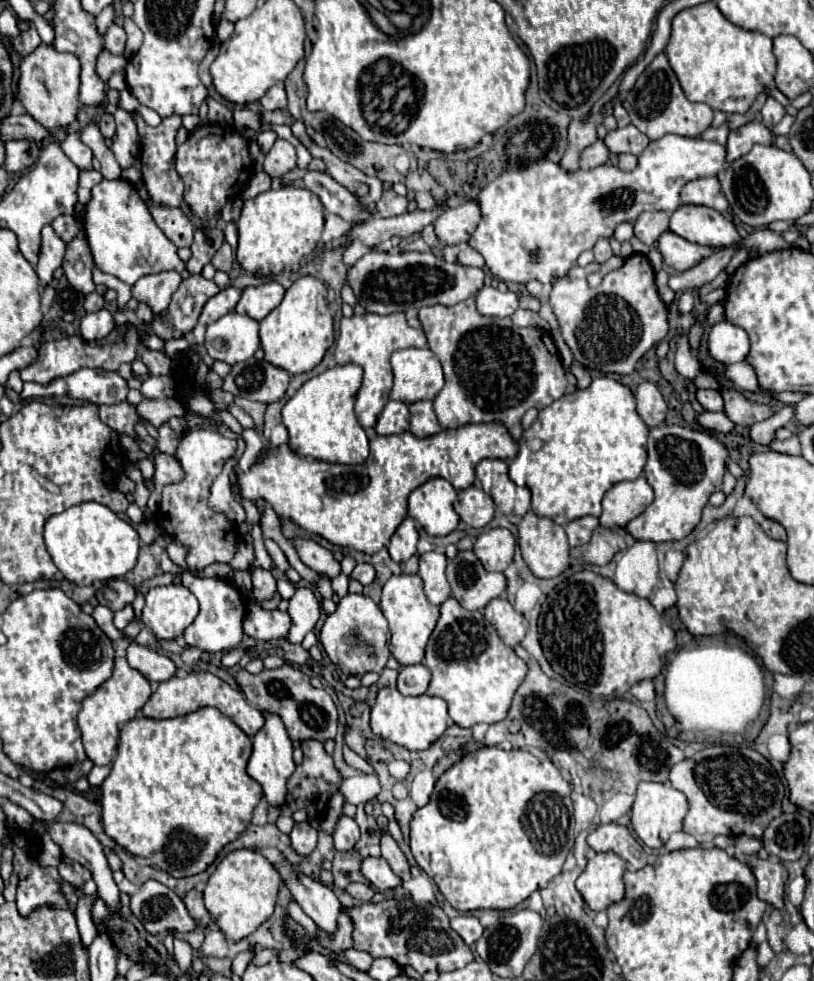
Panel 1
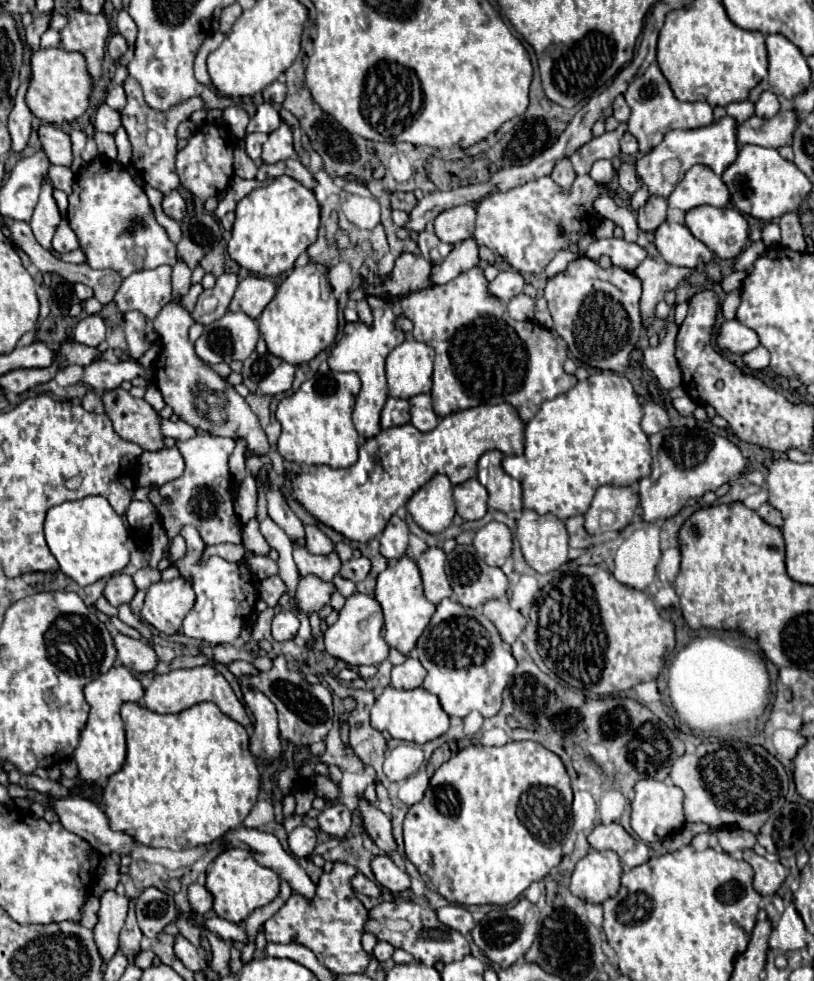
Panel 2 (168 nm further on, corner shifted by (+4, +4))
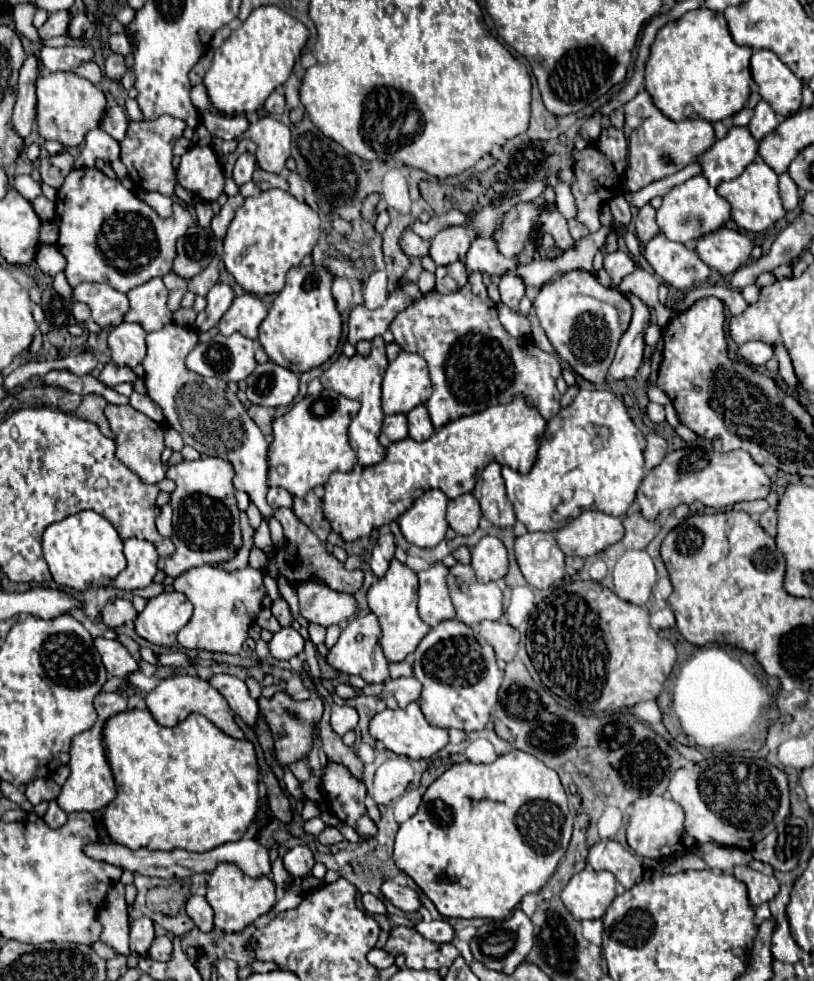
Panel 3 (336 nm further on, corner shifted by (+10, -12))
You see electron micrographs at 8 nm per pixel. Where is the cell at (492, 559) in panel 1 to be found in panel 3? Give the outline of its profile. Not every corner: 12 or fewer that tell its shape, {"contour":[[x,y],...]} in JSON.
{"contour":[[484,536],[472,548],[472,568],[482,582],[508,572],[502,540]]}

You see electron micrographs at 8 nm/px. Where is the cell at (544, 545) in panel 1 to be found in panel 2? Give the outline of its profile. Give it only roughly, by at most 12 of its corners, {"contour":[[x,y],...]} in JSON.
{"contour":[[524,508],[516,538],[540,574],[568,562],[568,532],[552,514]]}

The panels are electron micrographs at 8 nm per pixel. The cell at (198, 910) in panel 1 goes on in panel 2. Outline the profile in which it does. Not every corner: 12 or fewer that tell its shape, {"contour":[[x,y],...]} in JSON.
{"contour":[[202,884],[188,886],[196,914],[212,910],[212,894]]}

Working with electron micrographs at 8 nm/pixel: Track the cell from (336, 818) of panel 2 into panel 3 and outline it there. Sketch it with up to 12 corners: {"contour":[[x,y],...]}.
{"contour":[[328,826],[318,840],[326,846],[344,840],[338,828]]}

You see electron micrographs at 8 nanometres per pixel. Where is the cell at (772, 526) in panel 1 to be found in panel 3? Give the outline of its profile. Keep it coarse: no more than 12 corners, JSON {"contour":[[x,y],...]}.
{"contour":[[768,510],[760,516],[762,526],[770,536],[776,536],[776,510]]}

